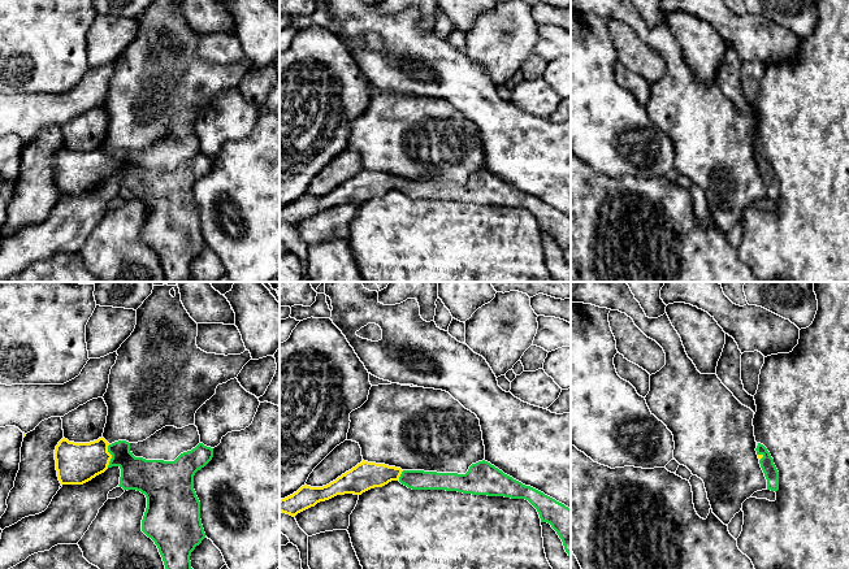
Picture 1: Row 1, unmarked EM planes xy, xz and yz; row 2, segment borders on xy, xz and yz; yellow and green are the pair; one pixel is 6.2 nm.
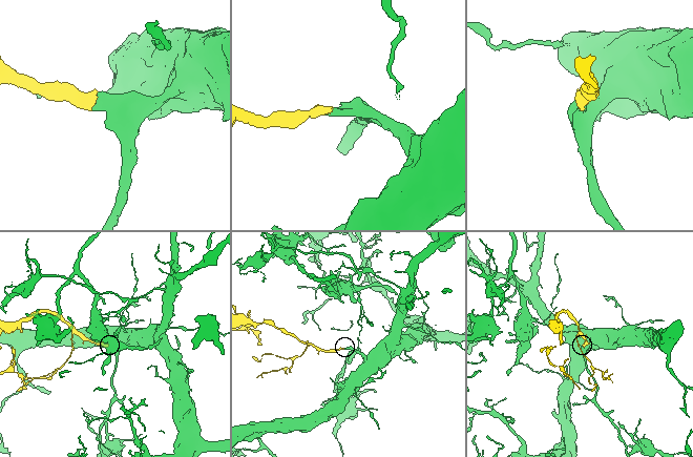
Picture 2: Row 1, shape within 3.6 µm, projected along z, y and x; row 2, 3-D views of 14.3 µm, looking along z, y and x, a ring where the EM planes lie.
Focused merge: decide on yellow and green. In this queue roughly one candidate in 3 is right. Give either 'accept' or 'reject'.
accept

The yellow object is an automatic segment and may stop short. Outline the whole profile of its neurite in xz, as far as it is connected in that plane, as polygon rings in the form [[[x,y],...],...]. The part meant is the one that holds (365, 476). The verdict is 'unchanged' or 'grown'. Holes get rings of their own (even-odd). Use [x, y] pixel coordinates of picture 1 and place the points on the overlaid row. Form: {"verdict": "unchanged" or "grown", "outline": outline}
{"verdict": "grown", "outline": [[[363,460],[326,486],[302,486],[293,495],[280,500],[280,512],[294,517],[337,495],[361,495],[391,481],[399,481],[412,490],[446,490],[472,495],[525,499],[537,509],[541,522],[550,524],[556,531],[566,552],[571,556],[571,508],[530,486],[523,485],[485,460],[472,464],[465,474],[402,470],[400,468]]]}

